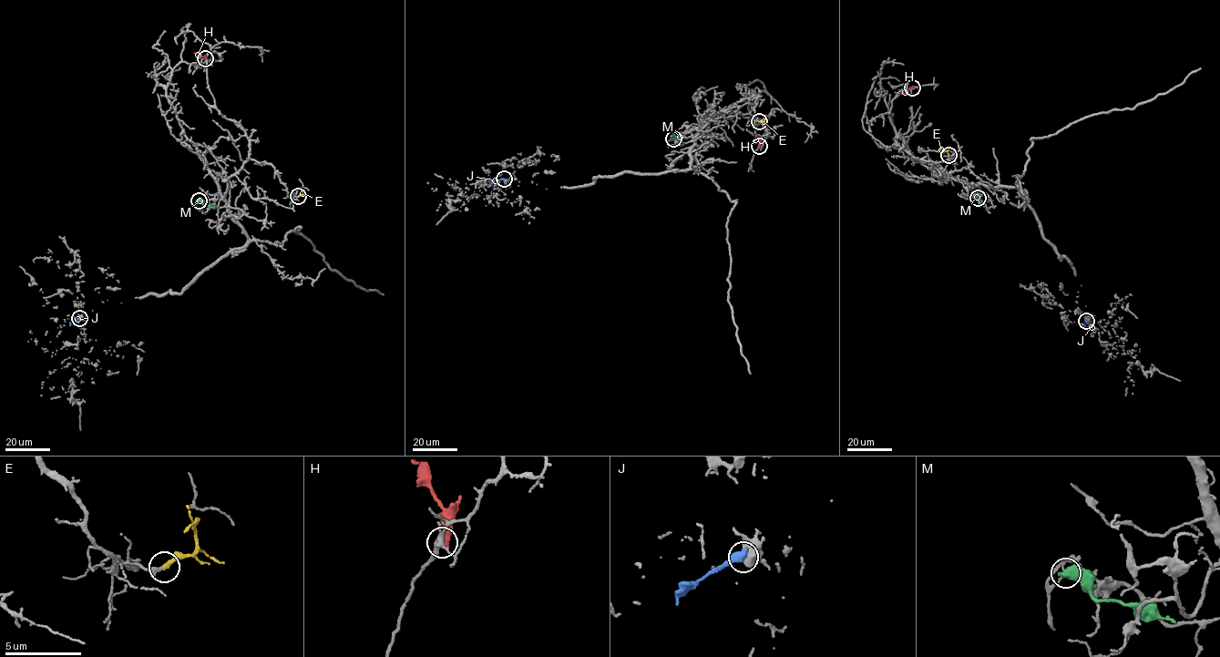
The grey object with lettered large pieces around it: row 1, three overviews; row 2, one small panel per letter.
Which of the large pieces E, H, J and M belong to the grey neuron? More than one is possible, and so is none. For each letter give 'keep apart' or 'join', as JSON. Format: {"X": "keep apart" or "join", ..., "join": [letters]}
{"E": "join", "H": "keep apart", "J": "keep apart", "M": "keep apart", "join": ["E"]}

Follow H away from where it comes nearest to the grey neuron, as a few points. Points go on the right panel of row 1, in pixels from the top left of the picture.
H: (913, 87), (901, 94)

